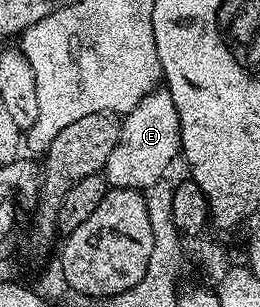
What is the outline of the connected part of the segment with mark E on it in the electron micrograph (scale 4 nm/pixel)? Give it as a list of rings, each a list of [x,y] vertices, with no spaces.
[[[165,90],[150,92],[138,105],[125,113],[120,120],[122,129],[116,146],[112,146],[104,169],[107,185],[120,189],[145,191],[158,184],[168,173],[170,164],[179,157],[182,146],[180,138],[180,114],[176,114],[176,102]]]

